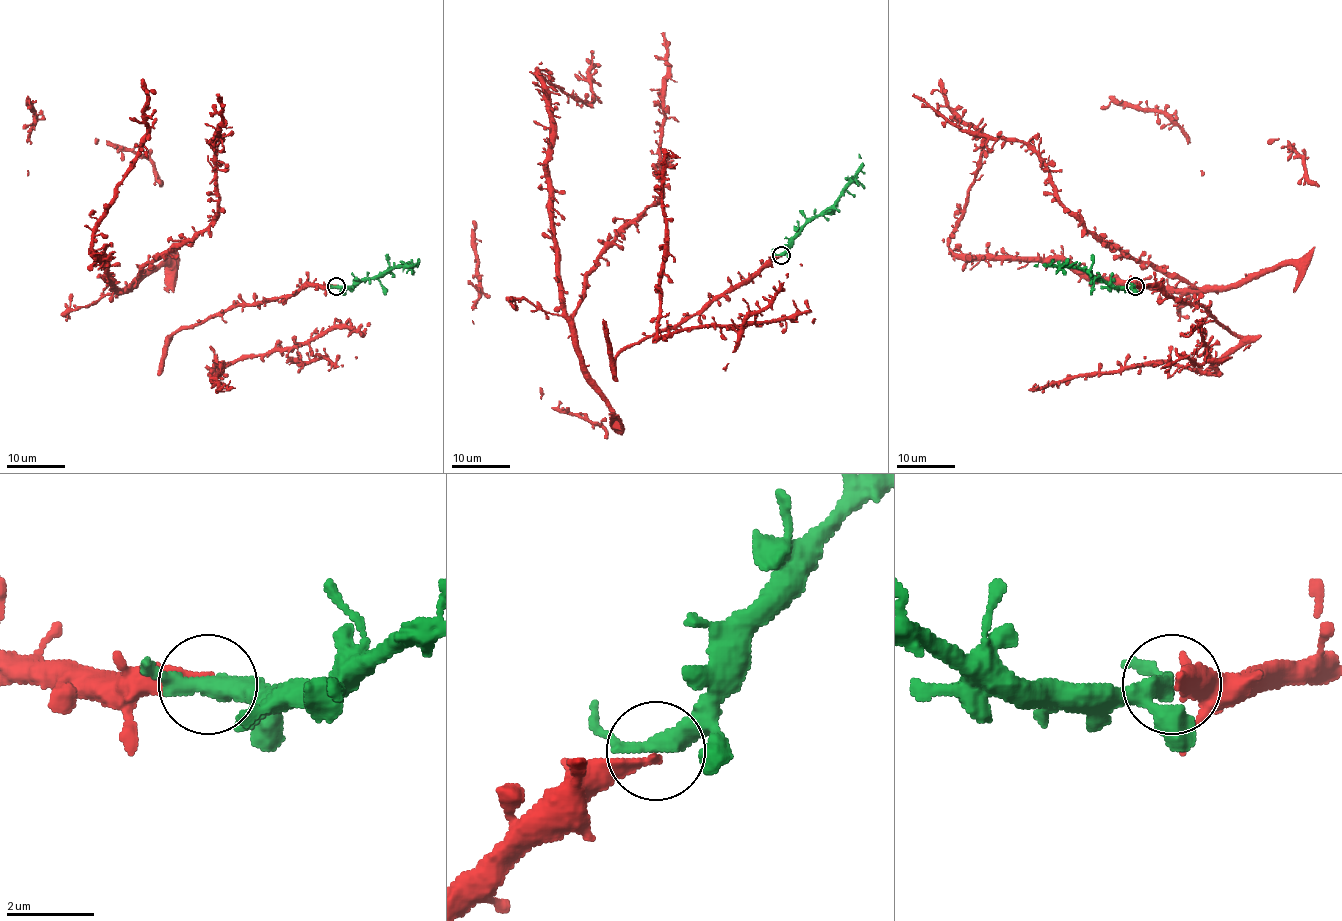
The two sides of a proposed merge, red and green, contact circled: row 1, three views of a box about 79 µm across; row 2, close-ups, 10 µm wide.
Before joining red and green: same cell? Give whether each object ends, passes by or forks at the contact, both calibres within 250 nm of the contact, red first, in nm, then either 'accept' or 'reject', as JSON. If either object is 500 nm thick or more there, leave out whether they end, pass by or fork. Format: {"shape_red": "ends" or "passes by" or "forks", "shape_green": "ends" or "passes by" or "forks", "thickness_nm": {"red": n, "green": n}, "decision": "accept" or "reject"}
{"shape_red": "ends", "shape_green": "passes by", "thickness_nm": {"red": 300, "green": 380}, "decision": "accept"}

